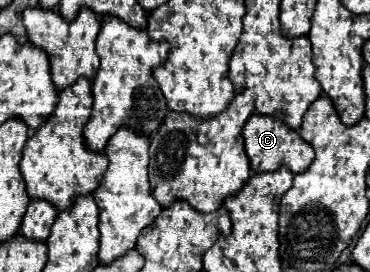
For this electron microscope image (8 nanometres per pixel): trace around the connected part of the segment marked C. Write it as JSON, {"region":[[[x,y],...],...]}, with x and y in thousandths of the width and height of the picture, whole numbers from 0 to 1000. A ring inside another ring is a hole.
{"region":[[[686,415],[659,460],[654,496],[665,526],[665,563],[676,577],[676,614],[686,636],[741,629],[757,607],[773,607],[789,636],[816,636],[822,614],[832,614],[849,585],[843,533],[832,533],[832,518],[822,518],[805,482],[789,482],[789,467],[778,467],[762,438],[730,438],[730,423],[714,430],[703,415]]]}

